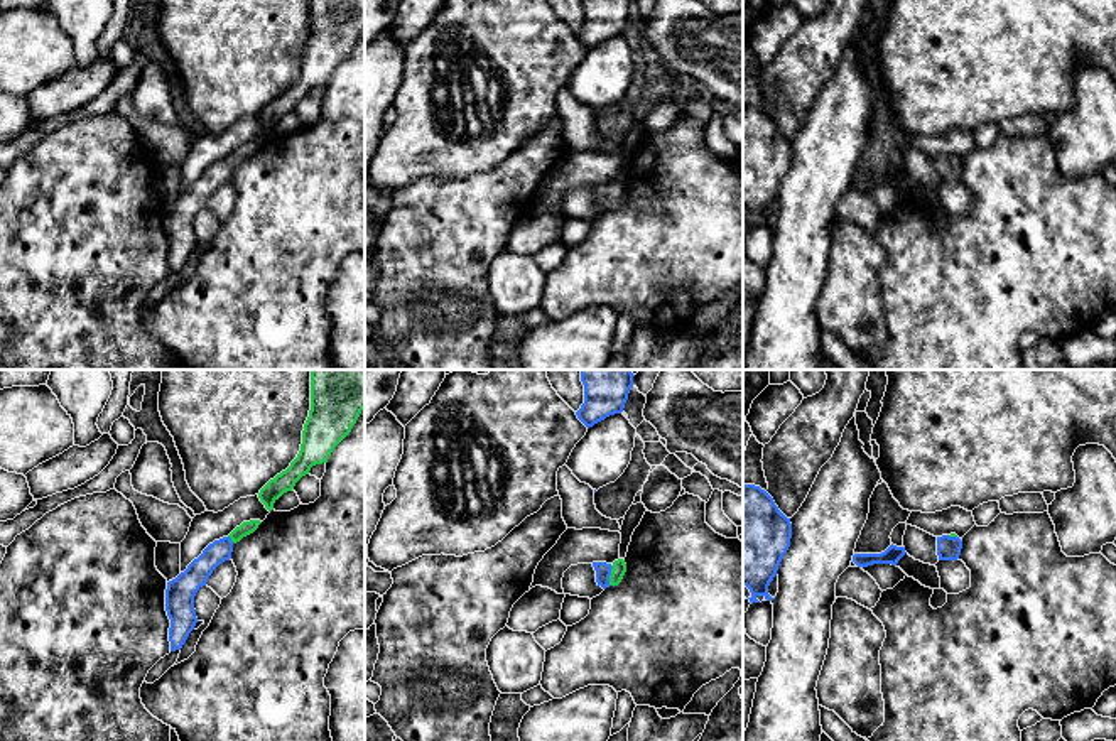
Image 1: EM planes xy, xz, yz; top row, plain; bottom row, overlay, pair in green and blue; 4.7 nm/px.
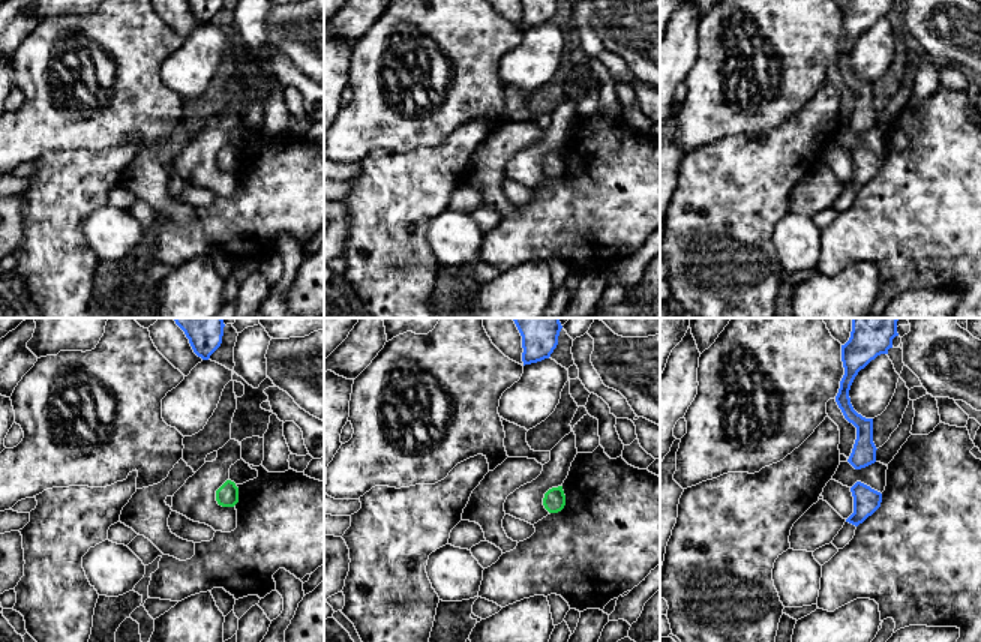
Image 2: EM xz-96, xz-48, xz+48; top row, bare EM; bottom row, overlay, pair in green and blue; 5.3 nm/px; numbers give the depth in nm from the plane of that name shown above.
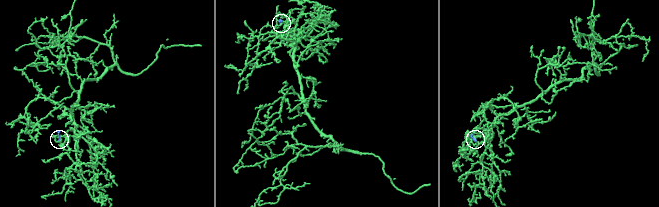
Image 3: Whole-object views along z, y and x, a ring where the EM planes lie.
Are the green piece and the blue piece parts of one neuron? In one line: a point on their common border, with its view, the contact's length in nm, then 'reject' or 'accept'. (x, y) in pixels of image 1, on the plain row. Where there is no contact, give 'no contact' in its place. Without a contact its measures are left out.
xz (610, 198) | 100 nm | accept

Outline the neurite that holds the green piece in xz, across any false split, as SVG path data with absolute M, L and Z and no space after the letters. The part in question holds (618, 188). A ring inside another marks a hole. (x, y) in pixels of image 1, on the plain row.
M618 181L613 186L593 184L593 189L596 192L596 204L603 211L618 208L626 194L626 186L623 181Z

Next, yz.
M956 155L937 159L939 182L957 182L961 170L962 162Z

